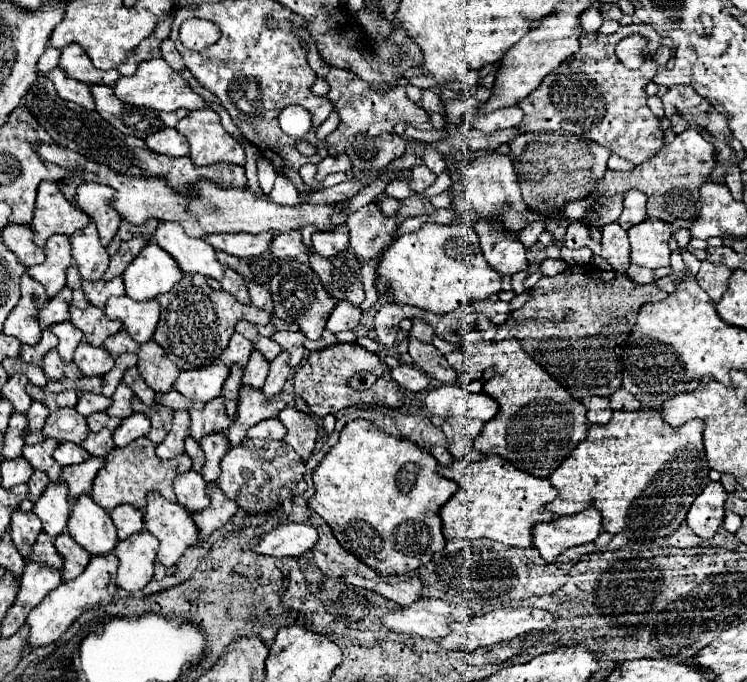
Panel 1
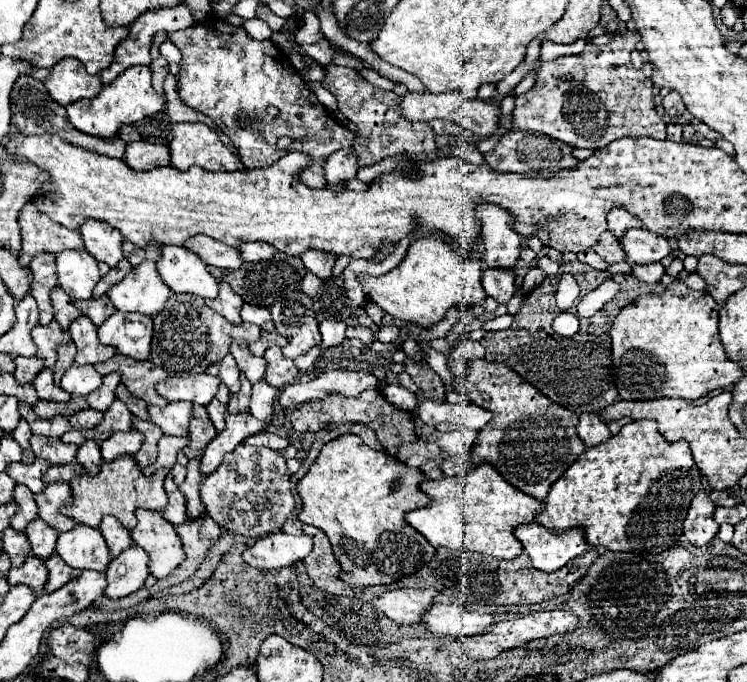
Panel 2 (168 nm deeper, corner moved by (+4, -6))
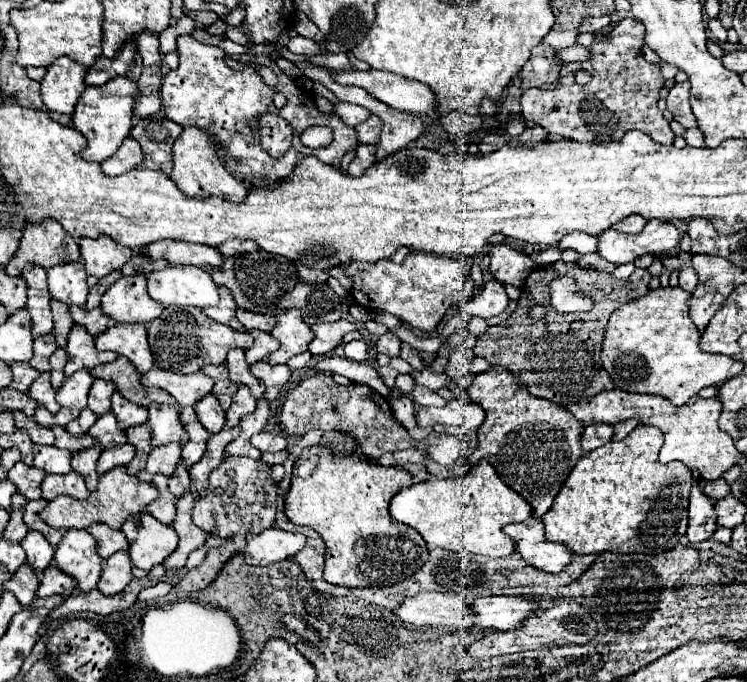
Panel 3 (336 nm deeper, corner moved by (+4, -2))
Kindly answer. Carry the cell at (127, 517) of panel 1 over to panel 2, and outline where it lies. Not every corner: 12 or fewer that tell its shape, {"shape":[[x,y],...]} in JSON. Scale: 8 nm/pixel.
{"shape":[[107,515],[99,531],[111,557],[133,545],[129,529]]}

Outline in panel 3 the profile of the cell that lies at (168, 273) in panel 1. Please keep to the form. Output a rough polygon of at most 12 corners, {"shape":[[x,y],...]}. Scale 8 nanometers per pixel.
{"shape":[[145,273],[121,277],[101,309],[117,323],[149,323],[163,305]]}

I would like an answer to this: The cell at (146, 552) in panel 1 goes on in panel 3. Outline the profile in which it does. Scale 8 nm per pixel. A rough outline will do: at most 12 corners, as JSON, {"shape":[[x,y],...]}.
{"shape":[[117,551],[103,563],[97,589],[117,595],[133,581],[127,551]]}

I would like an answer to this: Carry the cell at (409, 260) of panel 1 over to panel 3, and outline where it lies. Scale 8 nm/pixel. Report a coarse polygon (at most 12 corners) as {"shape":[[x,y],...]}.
{"shape":[[425,251],[349,263],[361,307],[425,333],[470,301],[469,267]]}

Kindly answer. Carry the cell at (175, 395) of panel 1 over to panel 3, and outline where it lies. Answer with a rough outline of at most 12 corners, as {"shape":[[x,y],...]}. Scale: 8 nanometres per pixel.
{"shape":[[149,405],[153,447],[185,443],[181,405]]}

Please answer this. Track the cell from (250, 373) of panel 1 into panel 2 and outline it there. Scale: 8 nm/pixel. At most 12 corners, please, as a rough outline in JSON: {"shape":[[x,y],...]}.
{"shape":[[241,375],[241,389],[229,399],[229,413],[249,411],[251,385]]}

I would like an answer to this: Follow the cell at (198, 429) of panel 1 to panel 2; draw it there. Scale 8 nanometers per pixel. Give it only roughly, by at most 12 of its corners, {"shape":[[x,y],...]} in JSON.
{"shape":[[193,405],[187,459],[199,459],[217,431],[207,409]]}

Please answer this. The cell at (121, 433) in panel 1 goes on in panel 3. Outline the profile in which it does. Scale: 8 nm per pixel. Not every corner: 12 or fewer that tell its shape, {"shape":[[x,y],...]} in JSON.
{"shape":[[135,445],[107,447],[97,463],[97,473],[127,465]]}

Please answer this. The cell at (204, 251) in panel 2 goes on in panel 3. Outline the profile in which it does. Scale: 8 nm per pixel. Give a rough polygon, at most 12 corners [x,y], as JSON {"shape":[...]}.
{"shape":[[163,239],[141,249],[171,265],[221,267],[217,247]]}

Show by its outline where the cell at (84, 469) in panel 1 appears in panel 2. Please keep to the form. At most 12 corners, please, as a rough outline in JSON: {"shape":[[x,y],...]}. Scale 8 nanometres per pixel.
{"shape":[[69,483],[47,485],[35,503],[39,519],[57,533],[75,527],[59,513],[71,501]]}

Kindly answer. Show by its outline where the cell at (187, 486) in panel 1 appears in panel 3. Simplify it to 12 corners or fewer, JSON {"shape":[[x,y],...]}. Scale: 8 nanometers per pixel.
{"shape":[[155,475],[161,495],[147,505],[147,513],[165,525],[173,523],[177,497],[169,491],[167,477]]}

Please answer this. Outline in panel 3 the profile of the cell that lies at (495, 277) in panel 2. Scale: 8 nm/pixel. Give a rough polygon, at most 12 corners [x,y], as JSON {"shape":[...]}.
{"shape":[[489,279],[481,295],[459,306],[461,315],[489,319],[505,311],[501,281]]}

